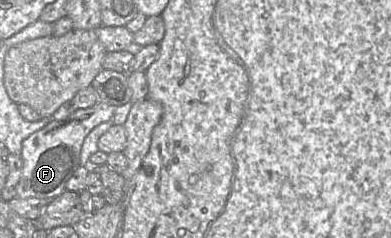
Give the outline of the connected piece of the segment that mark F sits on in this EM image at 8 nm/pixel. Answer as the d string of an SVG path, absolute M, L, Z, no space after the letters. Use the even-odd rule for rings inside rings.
M106 103L78 109L64 120L53 120L34 132L22 143L23 169L16 187L16 198L42 198L52 200L66 191L67 181L81 165L81 150L86 136L96 126L110 121L116 107Z

